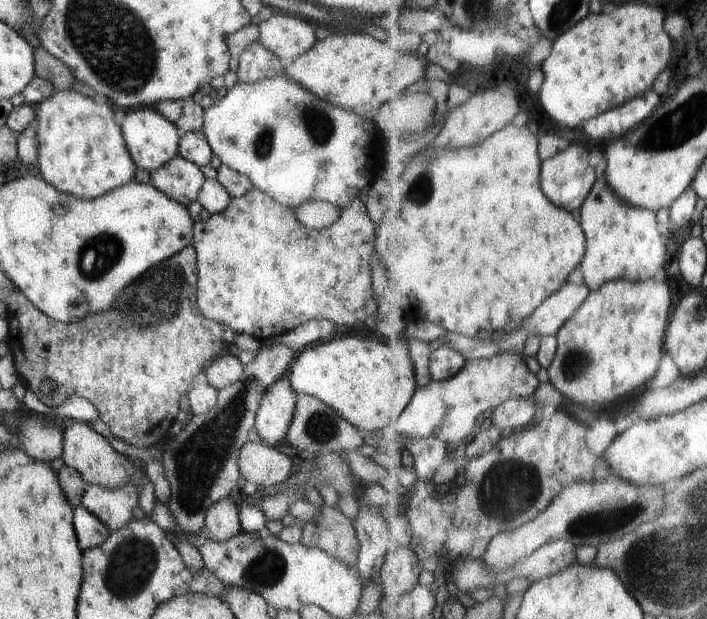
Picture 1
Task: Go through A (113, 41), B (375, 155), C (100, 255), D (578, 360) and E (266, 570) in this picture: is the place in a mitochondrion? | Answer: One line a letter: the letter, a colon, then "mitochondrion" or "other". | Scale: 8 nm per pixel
A: mitochondrion
B: other
C: mitochondrion
D: mitochondrion
E: mitochondrion

